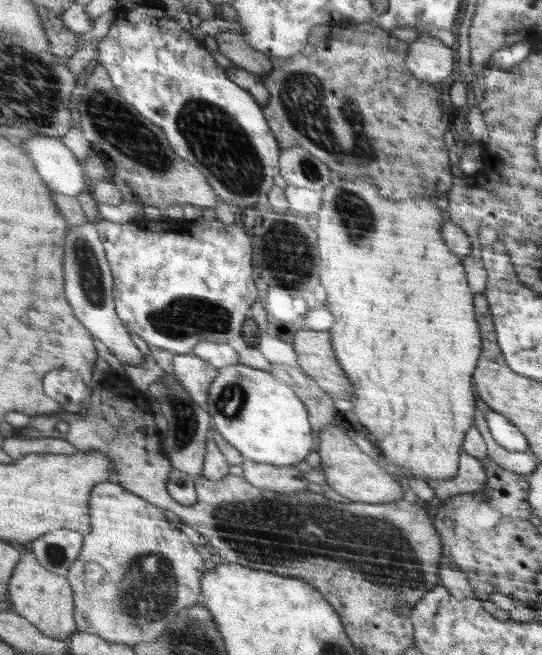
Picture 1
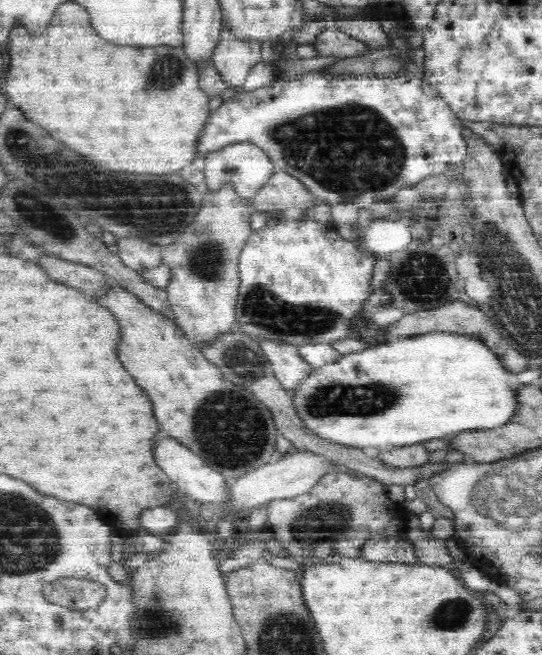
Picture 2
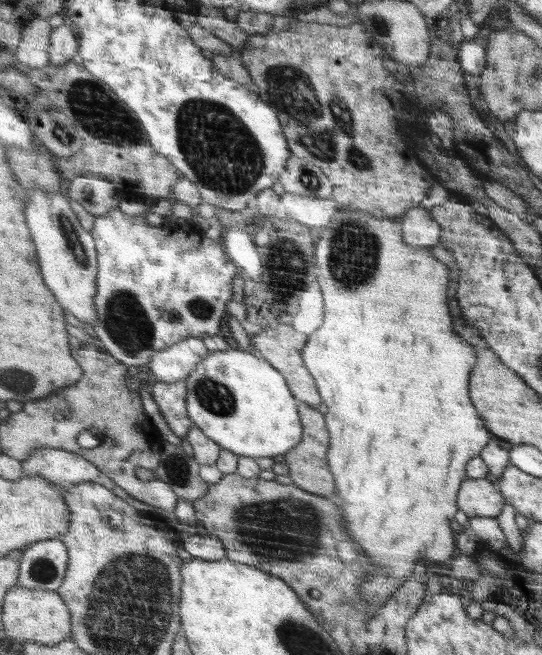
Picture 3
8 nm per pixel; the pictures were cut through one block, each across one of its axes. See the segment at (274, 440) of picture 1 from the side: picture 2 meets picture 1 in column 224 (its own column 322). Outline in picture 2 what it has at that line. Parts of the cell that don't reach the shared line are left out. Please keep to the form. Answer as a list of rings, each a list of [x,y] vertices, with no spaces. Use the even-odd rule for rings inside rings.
[[[434,332],[434,334],[422,334],[414,337],[398,338],[396,342],[386,342],[379,345],[369,346],[364,350],[357,351],[340,360],[314,369],[293,391],[288,391],[296,411],[300,417],[304,429],[312,431],[320,439],[341,444],[342,446],[354,446],[356,448],[378,448],[388,450],[393,447],[402,447],[421,444],[434,439],[442,439],[448,436],[456,435],[465,431],[480,431],[485,429],[496,429],[510,422],[518,409],[520,403],[516,404],[517,388],[510,386],[506,382],[506,364],[498,362],[498,358],[492,354],[494,351],[488,350],[478,338],[468,338],[468,336],[458,336],[458,334],[446,334],[446,332]]]

